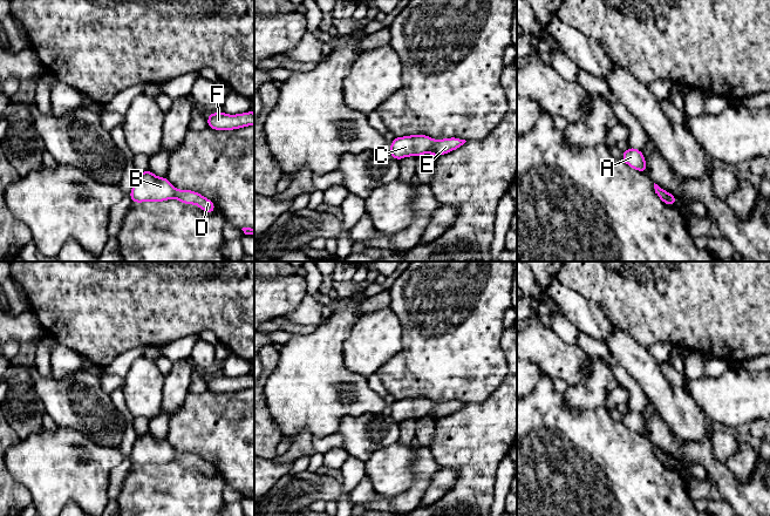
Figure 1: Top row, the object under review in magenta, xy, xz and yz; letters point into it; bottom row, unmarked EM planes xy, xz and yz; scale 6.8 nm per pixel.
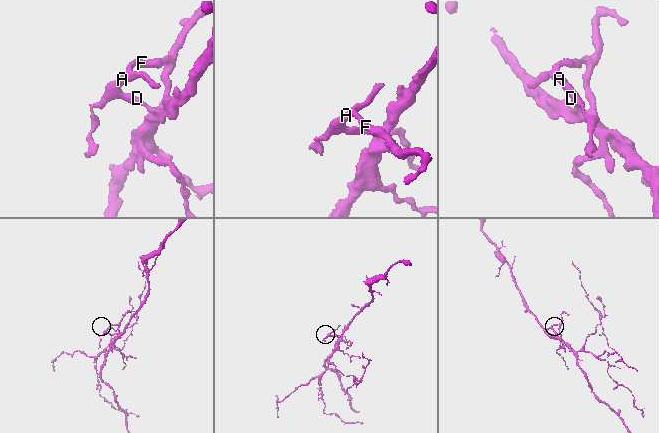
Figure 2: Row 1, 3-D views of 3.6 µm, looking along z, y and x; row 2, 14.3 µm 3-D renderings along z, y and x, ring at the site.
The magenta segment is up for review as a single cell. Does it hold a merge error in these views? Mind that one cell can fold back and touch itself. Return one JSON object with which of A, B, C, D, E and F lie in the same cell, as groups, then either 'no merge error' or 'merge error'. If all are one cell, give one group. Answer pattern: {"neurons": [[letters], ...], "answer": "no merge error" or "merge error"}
{"neurons": [["A", "B", "C", "F"], ["D", "E"]], "answer": "merge error"}

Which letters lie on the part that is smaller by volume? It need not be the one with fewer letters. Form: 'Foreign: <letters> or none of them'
Foreign: A, B, C, F

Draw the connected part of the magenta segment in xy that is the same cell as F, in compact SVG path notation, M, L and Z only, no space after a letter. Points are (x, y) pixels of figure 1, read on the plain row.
M223 374L207 378L207 391L214 393L233 393L254 388L254 375L247 374L238 378L227 378Z

